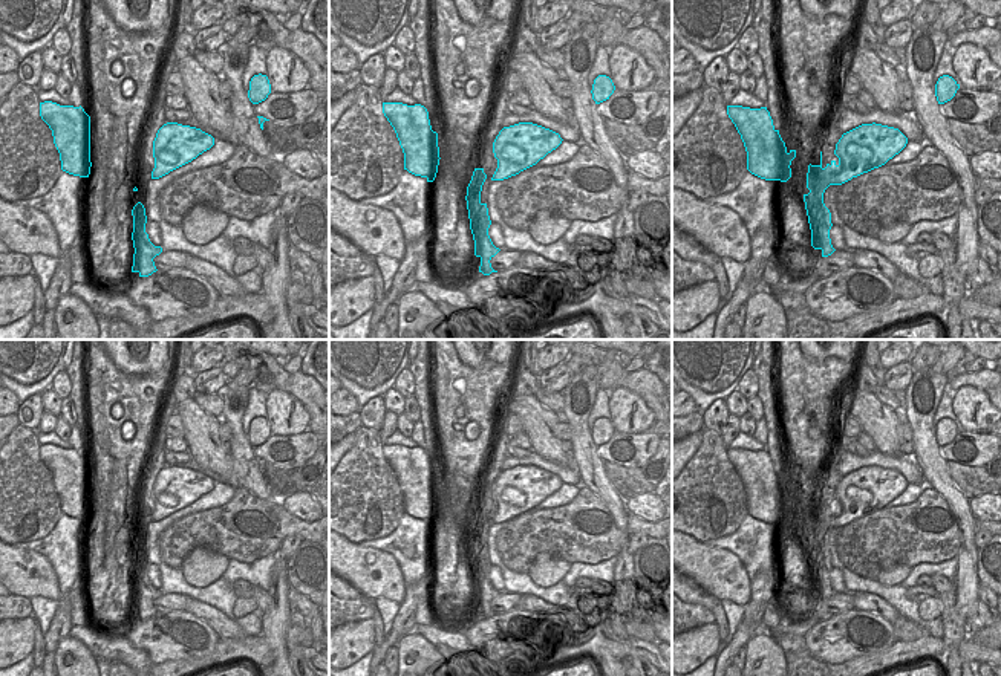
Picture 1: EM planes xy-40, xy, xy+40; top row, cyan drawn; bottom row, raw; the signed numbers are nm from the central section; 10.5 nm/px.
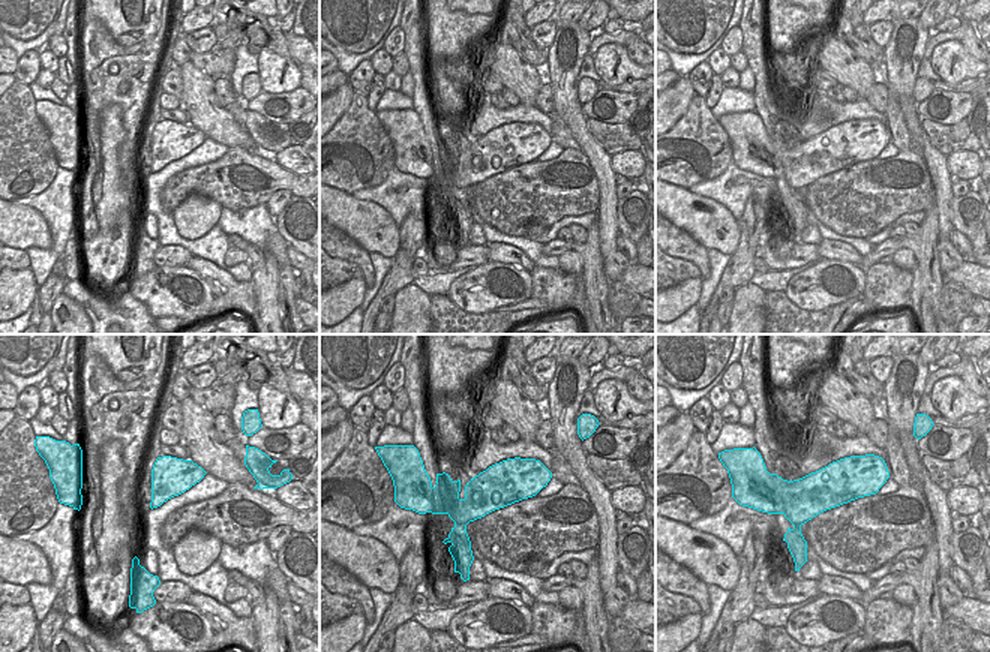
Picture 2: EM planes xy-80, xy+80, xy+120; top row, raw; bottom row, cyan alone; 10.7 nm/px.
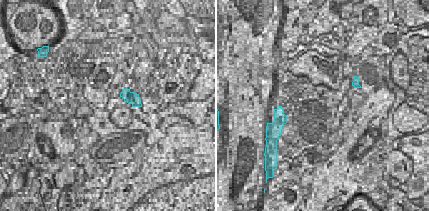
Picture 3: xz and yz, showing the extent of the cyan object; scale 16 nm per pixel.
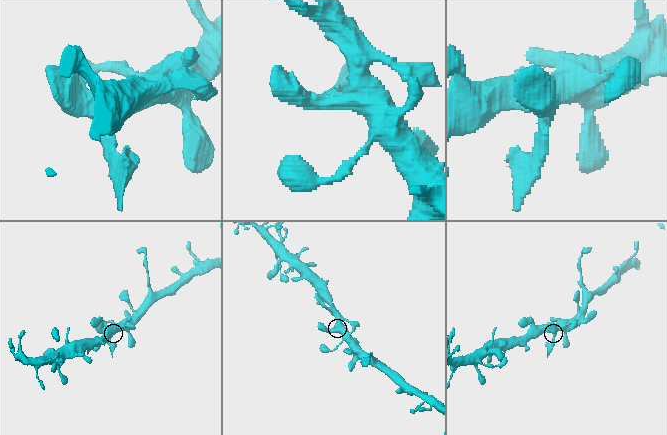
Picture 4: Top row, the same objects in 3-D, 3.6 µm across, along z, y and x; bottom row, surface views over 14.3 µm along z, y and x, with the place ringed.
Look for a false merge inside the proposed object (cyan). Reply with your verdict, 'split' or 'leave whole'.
split

